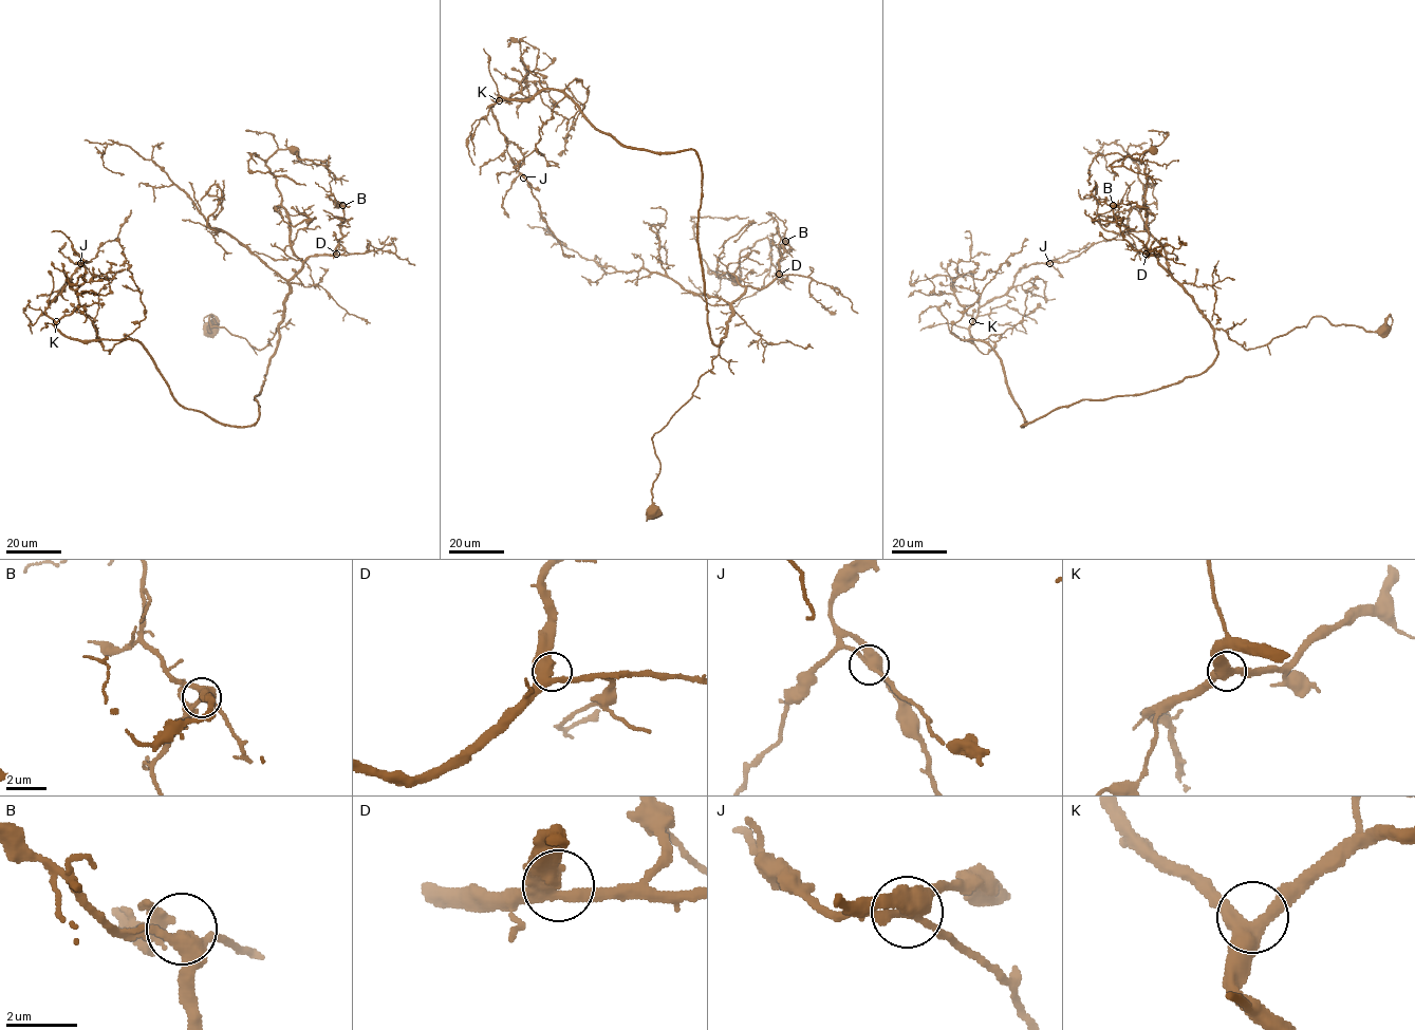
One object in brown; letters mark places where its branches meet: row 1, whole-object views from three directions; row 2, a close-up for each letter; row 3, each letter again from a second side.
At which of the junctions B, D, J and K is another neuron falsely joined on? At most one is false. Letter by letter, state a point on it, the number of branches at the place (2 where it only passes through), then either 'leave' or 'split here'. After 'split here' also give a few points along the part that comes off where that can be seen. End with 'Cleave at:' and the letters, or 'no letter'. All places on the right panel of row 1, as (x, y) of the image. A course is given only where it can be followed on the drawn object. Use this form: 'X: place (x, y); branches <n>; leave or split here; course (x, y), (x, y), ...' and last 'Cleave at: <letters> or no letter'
B: place (1113, 205); branches 4; leave
D: place (1146, 254); branches 3; leave
J: place (1049, 263); branches 4; leave
K: place (972, 321); branches 3; leave
Cleave at: no letter

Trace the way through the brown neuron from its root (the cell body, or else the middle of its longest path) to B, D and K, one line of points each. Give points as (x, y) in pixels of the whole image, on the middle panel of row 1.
B: (653, 510), (661, 462), (652, 436), (712, 368), (731, 304), (747, 285), (764, 288), (777, 276), (785, 241)
D: (653, 510), (651, 489), (661, 471), (653, 435), (712, 368), (731, 304), (747, 285), (764, 288), (779, 274)
K: (653, 510), (652, 436), (691, 397), (722, 342), (707, 326), (697, 154), (625, 147), (557, 90), (499, 100)

